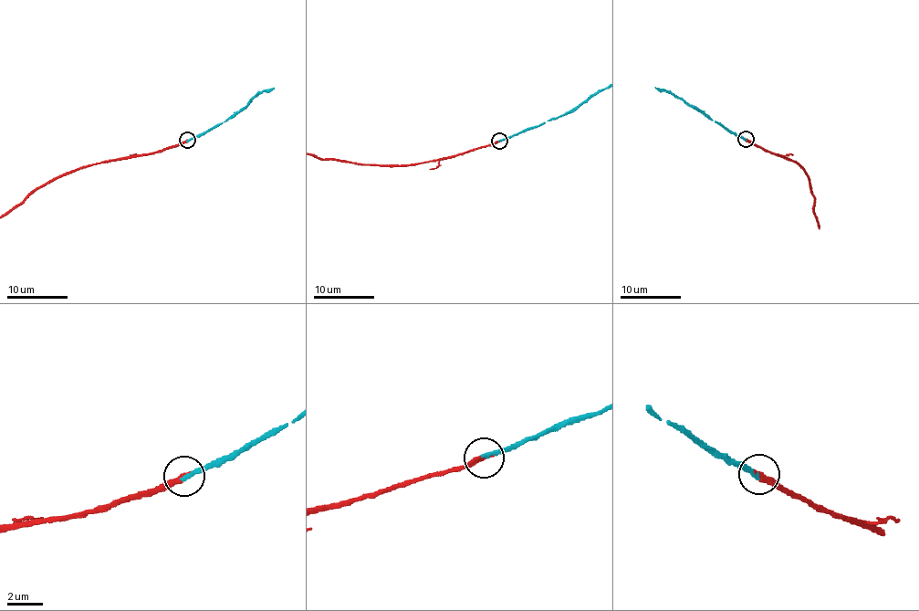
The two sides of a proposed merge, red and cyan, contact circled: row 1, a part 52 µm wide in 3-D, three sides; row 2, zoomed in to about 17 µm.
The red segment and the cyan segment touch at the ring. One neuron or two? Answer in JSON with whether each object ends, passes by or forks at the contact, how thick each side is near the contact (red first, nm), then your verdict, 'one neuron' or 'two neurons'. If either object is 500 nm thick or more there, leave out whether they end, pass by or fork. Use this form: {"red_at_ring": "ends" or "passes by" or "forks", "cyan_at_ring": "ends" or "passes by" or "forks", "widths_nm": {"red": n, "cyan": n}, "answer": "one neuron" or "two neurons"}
{"red_at_ring": "ends", "cyan_at_ring": "ends", "widths_nm": {"red": 280, "cyan": 240}, "answer": "one neuron"}

